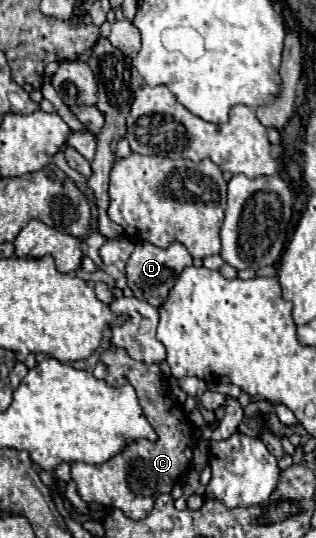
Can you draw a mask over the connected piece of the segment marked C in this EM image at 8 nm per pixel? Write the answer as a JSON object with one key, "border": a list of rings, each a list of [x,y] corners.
{"border":[[[106,348],[100,354],[100,362],[106,364],[108,376],[106,384],[112,388],[120,388],[130,384],[140,400],[142,410],[146,410],[146,418],[158,434],[158,440],[150,442],[146,438],[132,440],[104,464],[92,466],[86,462],[72,462],[72,480],[78,484],[78,494],[84,502],[98,502],[108,508],[122,510],[132,520],[146,518],[154,502],[160,494],[170,494],[174,484],[180,480],[192,464],[192,452],[196,446],[196,438],[192,434],[194,426],[190,424],[182,404],[170,392],[170,384],[166,376],[160,372],[158,364],[146,364],[142,360],[130,358],[124,348]]]}

